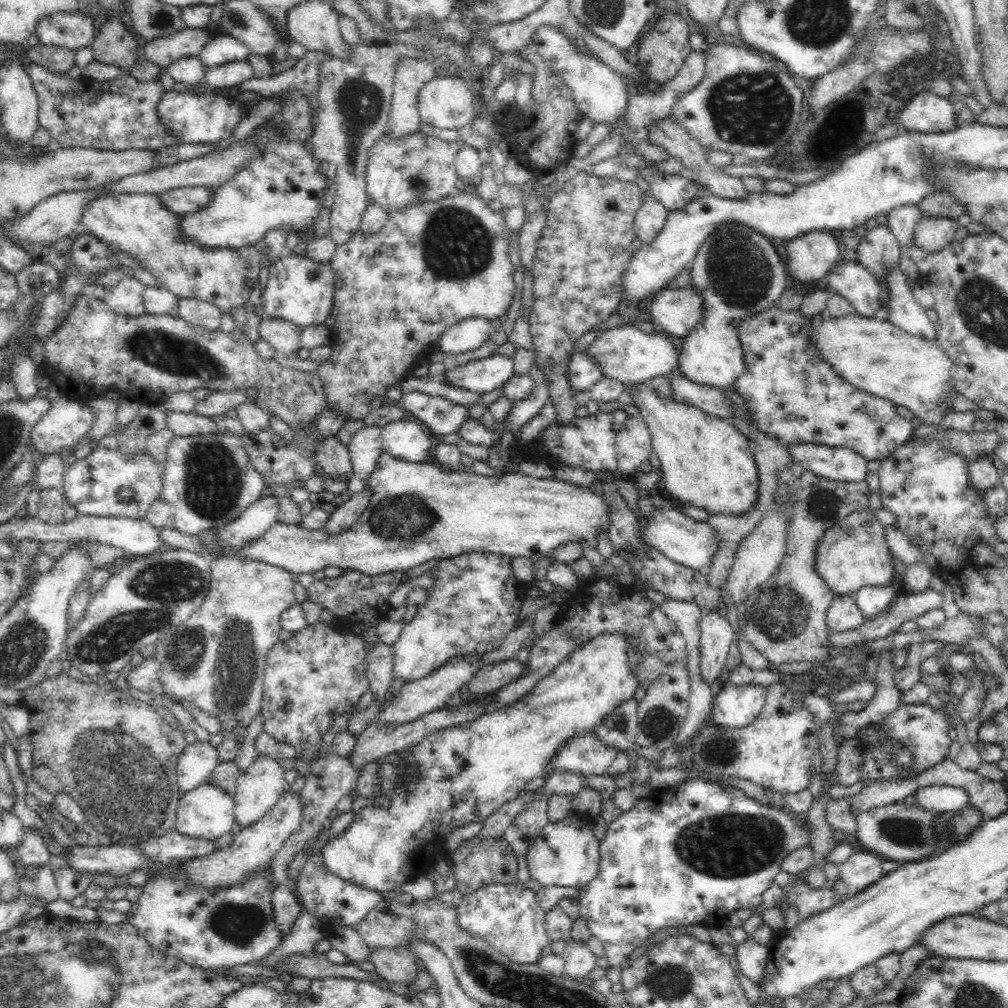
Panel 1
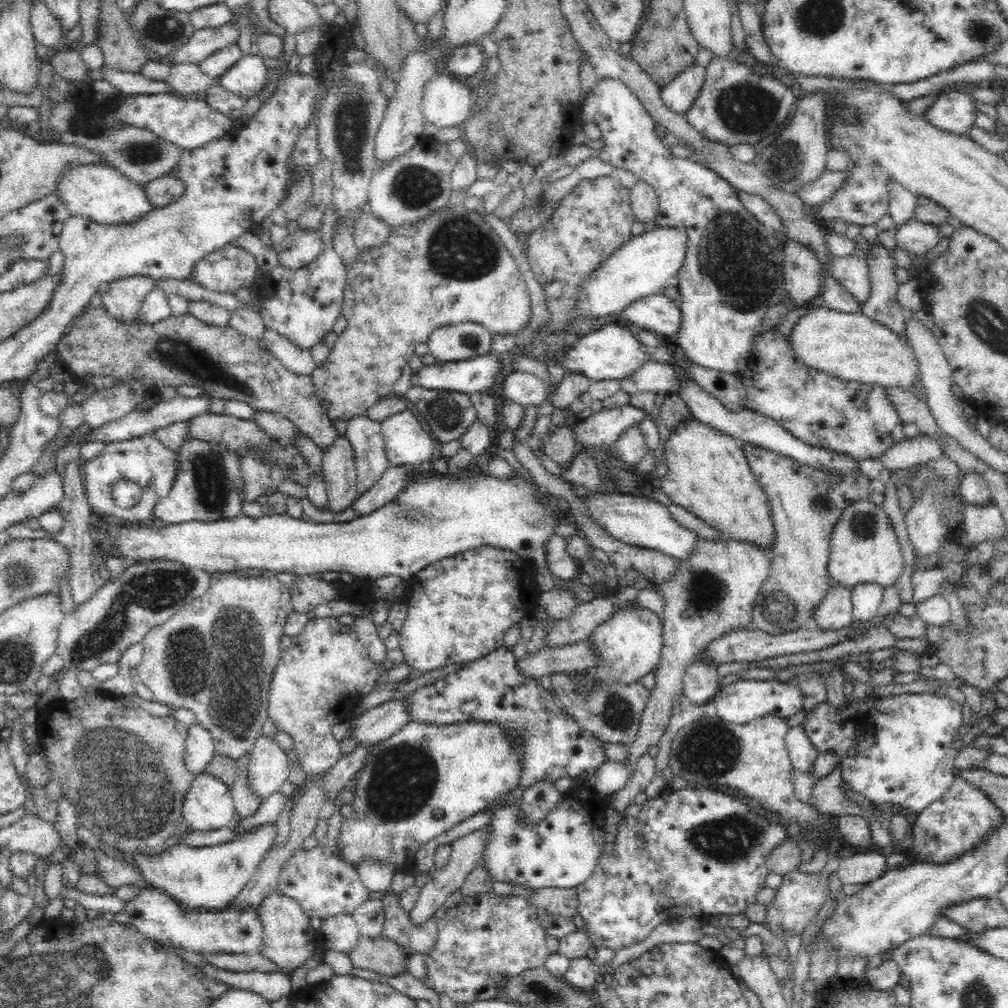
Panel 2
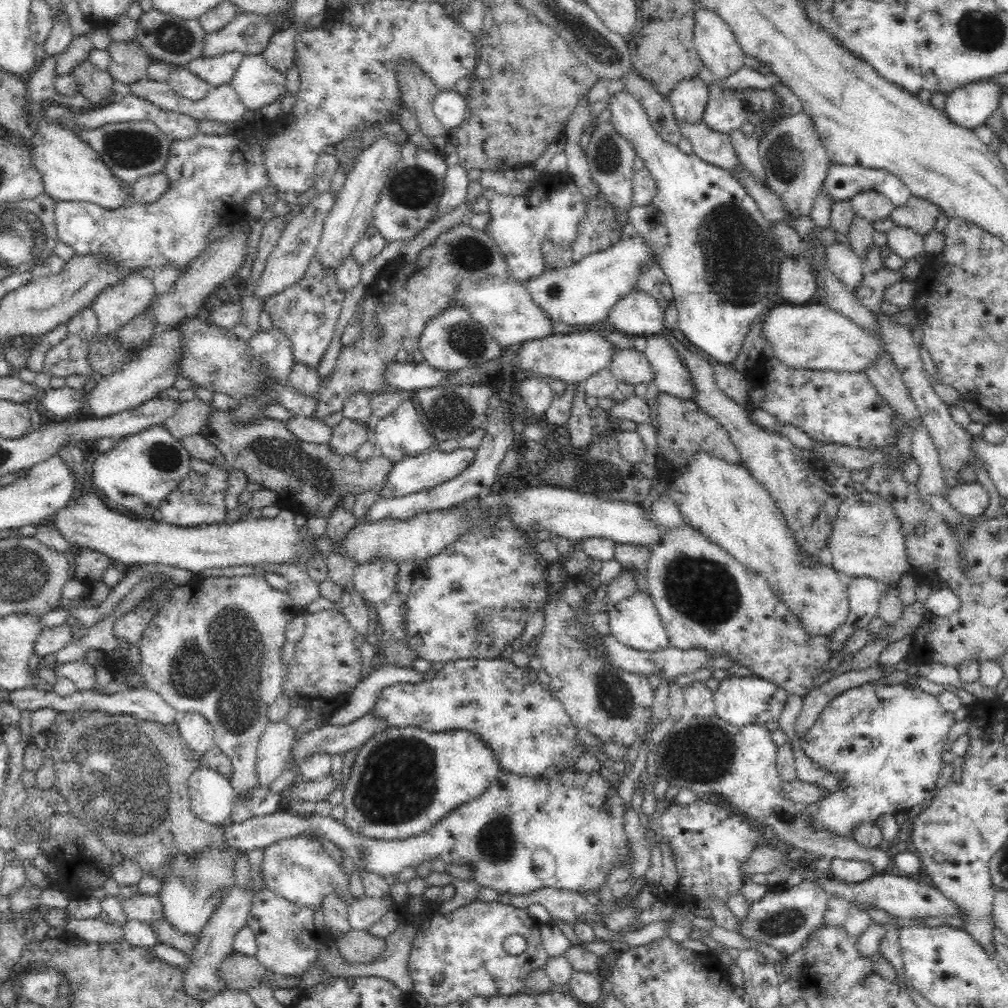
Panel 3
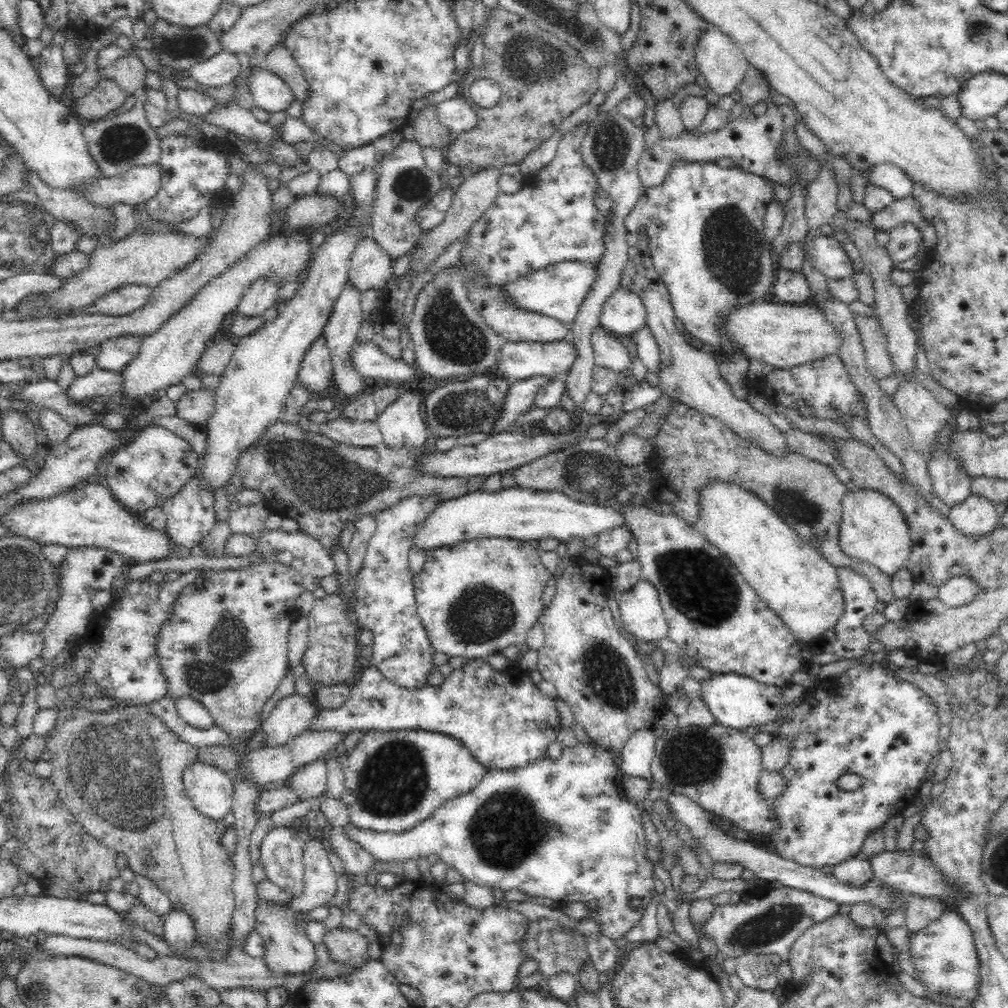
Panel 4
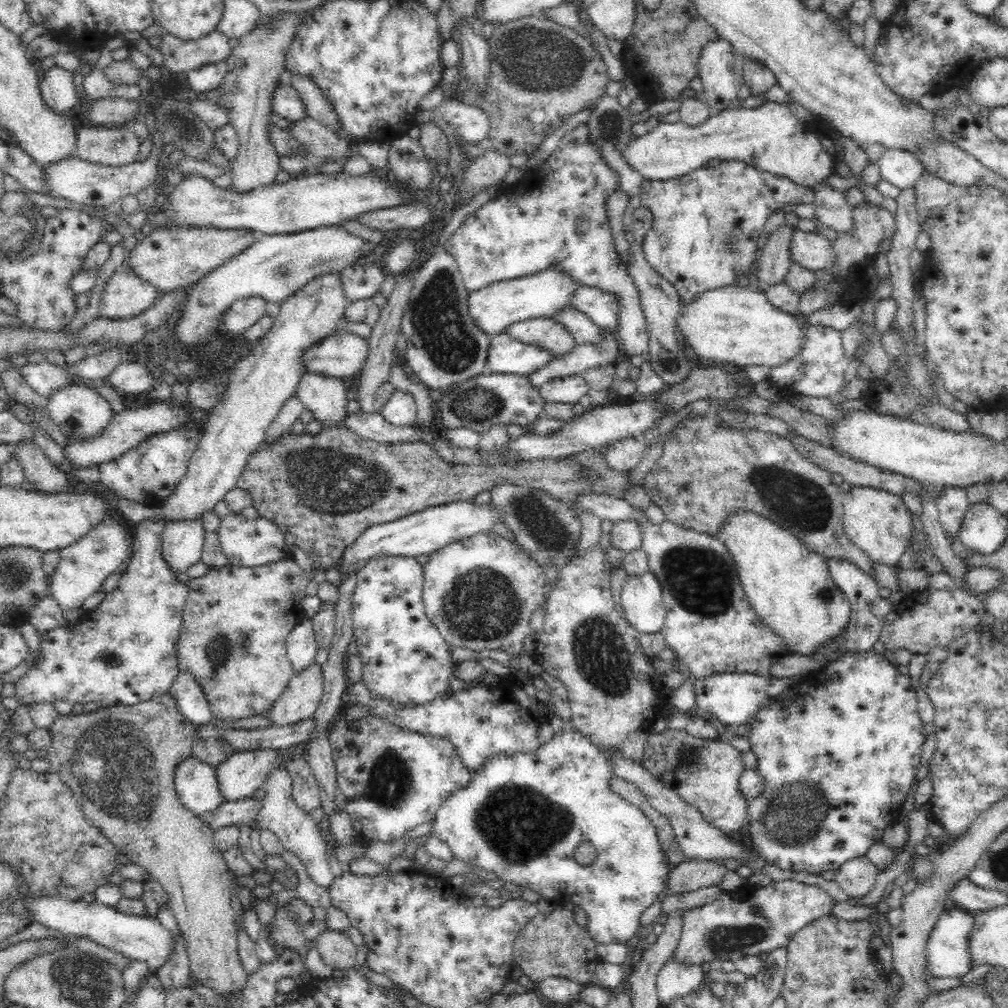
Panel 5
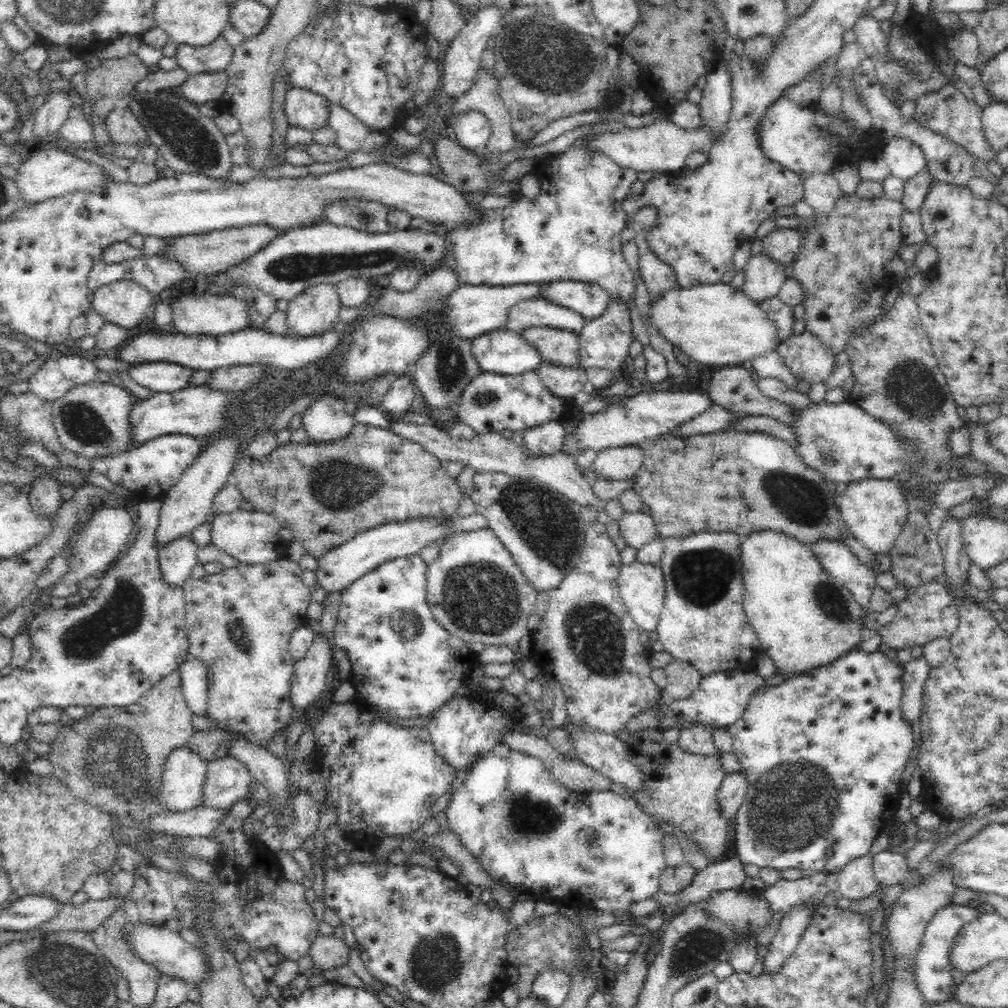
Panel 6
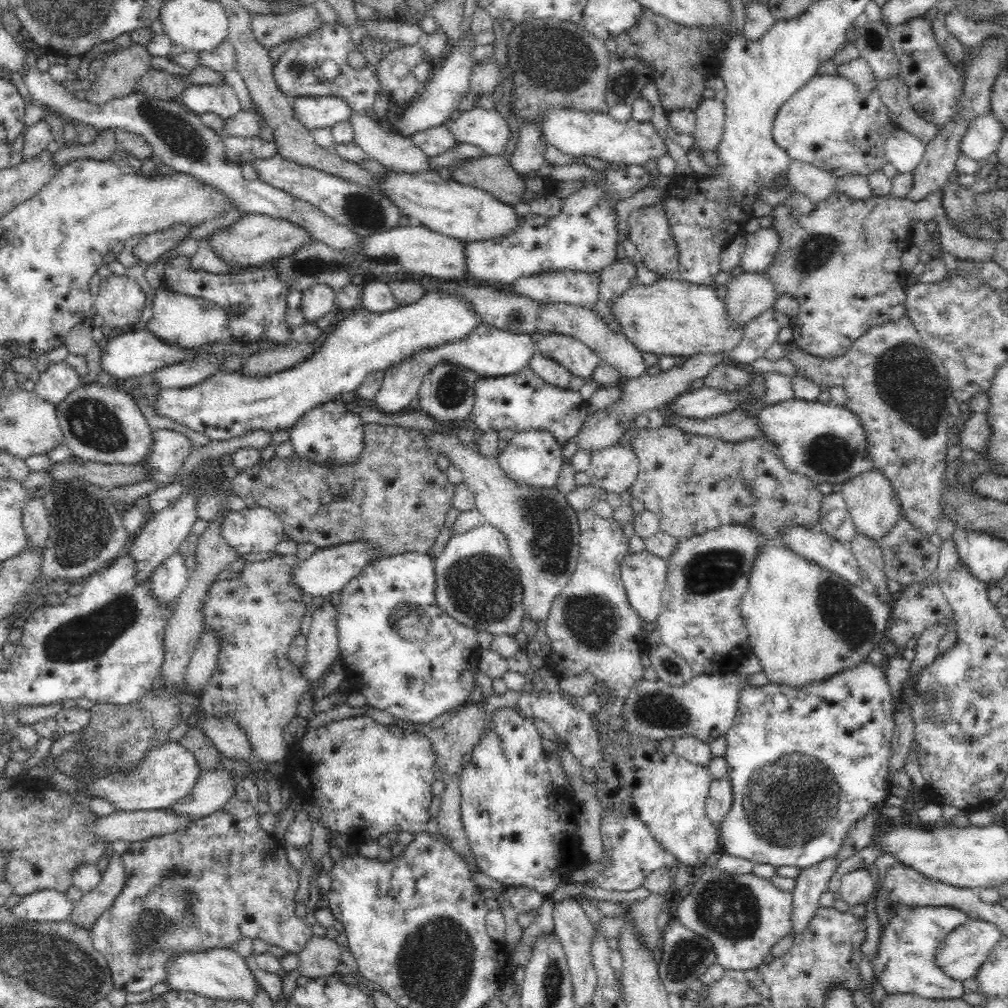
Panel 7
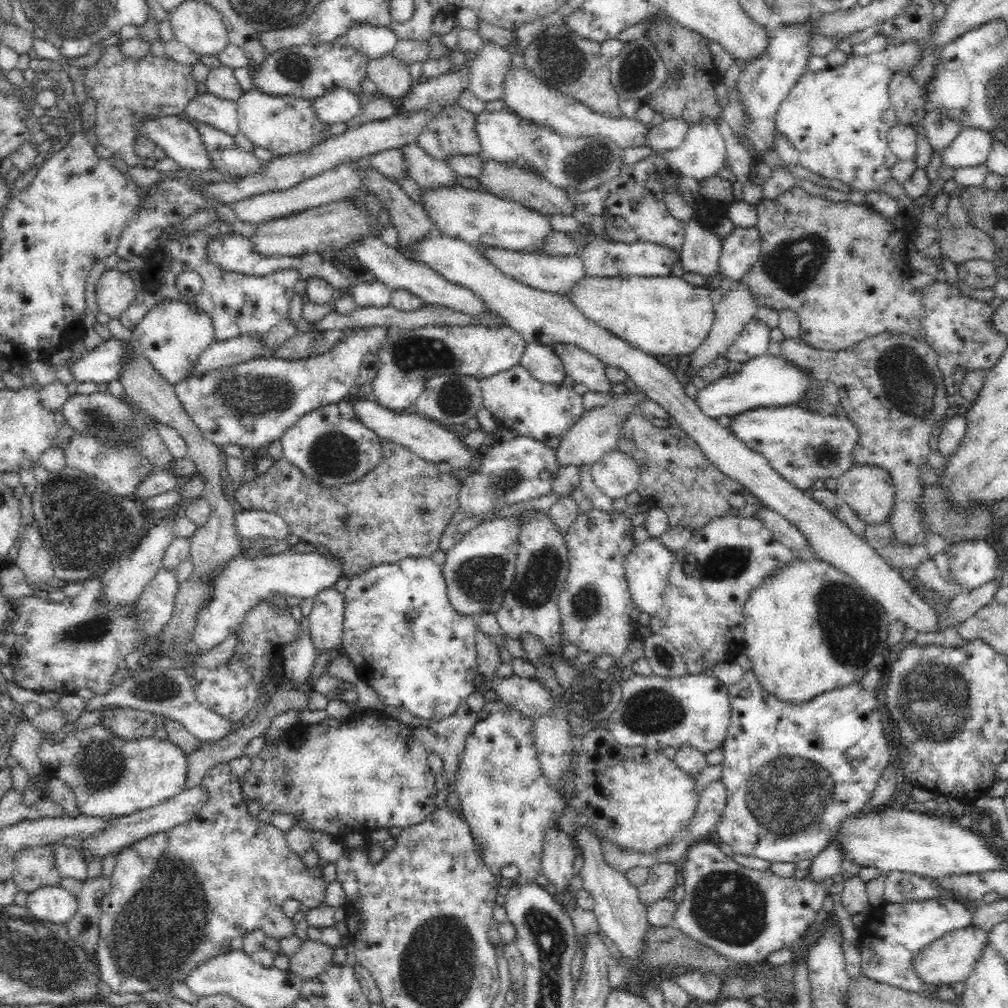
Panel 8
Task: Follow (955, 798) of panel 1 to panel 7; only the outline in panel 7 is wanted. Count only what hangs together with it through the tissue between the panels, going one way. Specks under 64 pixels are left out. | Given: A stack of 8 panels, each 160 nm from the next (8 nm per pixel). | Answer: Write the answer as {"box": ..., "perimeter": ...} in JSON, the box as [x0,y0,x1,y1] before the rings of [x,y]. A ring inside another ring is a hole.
{"box":[720,659,898,869],"perimeter":[[[870,659],[859,663],[855,668],[846,668],[838,675],[822,681],[815,681],[803,688],[786,687],[786,684],[769,682],[762,688],[745,686],[740,692],[740,704],[732,727],[726,732],[727,749],[725,757],[728,761],[728,776],[732,783],[732,808],[720,826],[722,852],[752,861],[754,864],[771,864],[776,866],[796,866],[800,869],[814,866],[826,859],[832,859],[841,849],[848,831],[862,817],[881,810],[889,796],[898,799],[898,793],[890,788],[889,766],[891,765],[892,738],[895,728],[895,704],[883,664],[872,664]]]}

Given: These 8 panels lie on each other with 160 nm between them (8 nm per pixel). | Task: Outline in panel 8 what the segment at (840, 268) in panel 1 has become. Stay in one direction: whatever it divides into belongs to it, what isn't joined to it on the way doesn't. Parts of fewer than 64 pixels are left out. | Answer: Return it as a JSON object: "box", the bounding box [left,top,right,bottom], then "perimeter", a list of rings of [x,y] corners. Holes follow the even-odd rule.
{"box":[718,226,762,282],"perimeter":[[[735,226],[734,231],[723,239],[724,244],[722,244],[722,254],[718,264],[718,272],[722,278],[730,278],[732,282],[740,281],[754,268],[754,264],[756,264],[756,262],[760,260],[760,256],[762,256],[761,238],[760,231],[754,226],[752,226],[752,228]]]}

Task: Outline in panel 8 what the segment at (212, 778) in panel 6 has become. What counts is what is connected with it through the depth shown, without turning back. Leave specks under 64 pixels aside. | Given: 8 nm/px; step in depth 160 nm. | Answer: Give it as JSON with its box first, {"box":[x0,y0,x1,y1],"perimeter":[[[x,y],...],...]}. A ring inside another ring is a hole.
{"box":[81,784,210,861],"perimeter":[[[194,784],[192,788],[186,787],[180,794],[158,804],[152,808],[148,808],[142,811],[134,812],[129,816],[122,816],[114,819],[99,835],[93,837],[86,837],[82,839],[84,842],[84,849],[81,854],[86,857],[86,861],[95,856],[104,856],[108,852],[118,853],[126,846],[142,840],[157,832],[164,832],[174,828],[179,824],[185,823],[192,817],[196,817],[200,814],[200,810],[204,808],[204,804],[210,802],[210,795],[207,790],[203,788],[201,784]]]}

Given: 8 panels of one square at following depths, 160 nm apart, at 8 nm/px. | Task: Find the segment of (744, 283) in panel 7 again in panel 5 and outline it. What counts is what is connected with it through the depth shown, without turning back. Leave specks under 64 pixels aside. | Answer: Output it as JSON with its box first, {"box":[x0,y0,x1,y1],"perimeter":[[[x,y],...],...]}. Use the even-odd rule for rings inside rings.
{"box":[755,222,798,290],"perimeter":[[[784,222],[777,230],[769,235],[768,244],[760,250],[757,271],[755,272],[755,287],[766,290],[768,286],[785,280],[785,274],[792,265],[790,246],[792,236],[798,226],[788,226]]]}

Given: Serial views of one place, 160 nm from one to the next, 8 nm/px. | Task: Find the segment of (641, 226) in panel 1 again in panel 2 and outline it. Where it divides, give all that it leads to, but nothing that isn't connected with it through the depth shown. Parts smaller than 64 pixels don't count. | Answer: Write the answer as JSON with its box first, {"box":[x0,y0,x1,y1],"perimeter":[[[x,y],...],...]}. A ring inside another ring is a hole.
{"box":[630,181,660,231],"perimeter":[[[636,181],[630,189],[631,210],[636,221],[646,227],[646,231],[656,228],[656,220],[660,214],[660,200],[646,182]]]}

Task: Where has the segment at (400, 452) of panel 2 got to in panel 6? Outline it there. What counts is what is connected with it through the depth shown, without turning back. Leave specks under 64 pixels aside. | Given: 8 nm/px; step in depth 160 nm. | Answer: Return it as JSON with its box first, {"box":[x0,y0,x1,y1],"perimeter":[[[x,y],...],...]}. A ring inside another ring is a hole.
{"box":[380,373,417,418],"perimeter":[[[409,373],[392,378],[390,388],[384,395],[380,408],[389,416],[405,415],[406,418],[411,416],[414,395],[417,391],[415,382]]]}

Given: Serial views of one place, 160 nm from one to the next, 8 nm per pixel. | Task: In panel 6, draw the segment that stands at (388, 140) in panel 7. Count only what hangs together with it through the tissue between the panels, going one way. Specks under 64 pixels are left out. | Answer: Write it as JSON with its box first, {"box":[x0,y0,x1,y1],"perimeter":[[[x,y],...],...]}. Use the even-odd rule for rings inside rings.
{"box":[325,102,388,152],"perimeter":[[[329,102],[326,107],[328,107],[328,118],[325,126],[336,133],[335,145],[338,149],[346,152],[352,150],[370,152],[382,148],[382,144],[388,144],[388,134],[366,127],[344,107],[333,102]]]}

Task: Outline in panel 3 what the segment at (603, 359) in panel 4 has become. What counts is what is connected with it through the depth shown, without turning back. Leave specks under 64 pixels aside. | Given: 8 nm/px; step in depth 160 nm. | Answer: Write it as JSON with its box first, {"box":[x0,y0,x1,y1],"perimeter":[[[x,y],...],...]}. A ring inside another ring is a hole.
{"box":[609,349,654,386],"perimeter":[[[616,349],[609,369],[618,383],[647,386],[654,380],[652,365],[642,350]]]}

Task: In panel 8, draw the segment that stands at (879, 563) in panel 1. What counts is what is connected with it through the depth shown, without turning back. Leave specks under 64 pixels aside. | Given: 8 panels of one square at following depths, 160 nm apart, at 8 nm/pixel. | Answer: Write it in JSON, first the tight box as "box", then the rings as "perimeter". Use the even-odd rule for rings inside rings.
{"box":[837,465,894,525],"perimeter":[[[856,465],[837,479],[837,495],[867,525],[886,523],[894,506],[889,472],[872,465]]]}

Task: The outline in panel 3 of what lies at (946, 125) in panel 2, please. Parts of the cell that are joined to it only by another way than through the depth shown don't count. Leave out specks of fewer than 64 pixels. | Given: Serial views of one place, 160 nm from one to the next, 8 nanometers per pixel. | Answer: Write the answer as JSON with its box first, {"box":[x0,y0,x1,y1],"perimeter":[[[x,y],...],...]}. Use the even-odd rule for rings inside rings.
{"box":[944,80,1003,129],"perimeter":[[[988,80],[966,83],[946,96],[944,112],[954,124],[974,129],[998,108],[1003,92],[1001,85]]]}

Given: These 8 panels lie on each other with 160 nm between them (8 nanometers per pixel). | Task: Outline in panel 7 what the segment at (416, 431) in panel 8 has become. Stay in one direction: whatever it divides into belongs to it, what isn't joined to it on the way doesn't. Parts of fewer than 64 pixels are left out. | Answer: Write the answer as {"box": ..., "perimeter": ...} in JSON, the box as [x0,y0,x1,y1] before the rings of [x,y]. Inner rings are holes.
{"box":[425,430,580,622],"perimeter":[[[425,430],[426,444],[436,454],[445,454],[452,465],[458,467],[463,473],[462,482],[468,485],[475,498],[475,507],[481,514],[484,524],[496,527],[508,541],[510,554],[516,561],[523,586],[523,603],[525,613],[538,622],[548,616],[552,600],[566,586],[568,579],[576,570],[578,555],[580,552],[580,525],[577,510],[568,502],[567,494],[562,493],[557,485],[552,488],[536,488],[529,484],[522,484],[509,478],[502,467],[494,459],[482,457],[478,451],[472,449],[472,445],[458,442],[454,435],[448,436],[442,432],[430,434]]]}

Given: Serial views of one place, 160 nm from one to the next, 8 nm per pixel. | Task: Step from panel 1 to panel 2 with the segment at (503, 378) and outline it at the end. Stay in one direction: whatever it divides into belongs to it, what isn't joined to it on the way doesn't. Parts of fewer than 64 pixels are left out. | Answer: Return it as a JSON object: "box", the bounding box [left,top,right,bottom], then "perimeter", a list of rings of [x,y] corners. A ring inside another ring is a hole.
{"box":[411,352,502,395],"perimeter":[[[490,352],[456,362],[424,365],[411,376],[411,382],[427,389],[455,390],[468,395],[488,392],[496,384],[502,366],[501,358]]]}

